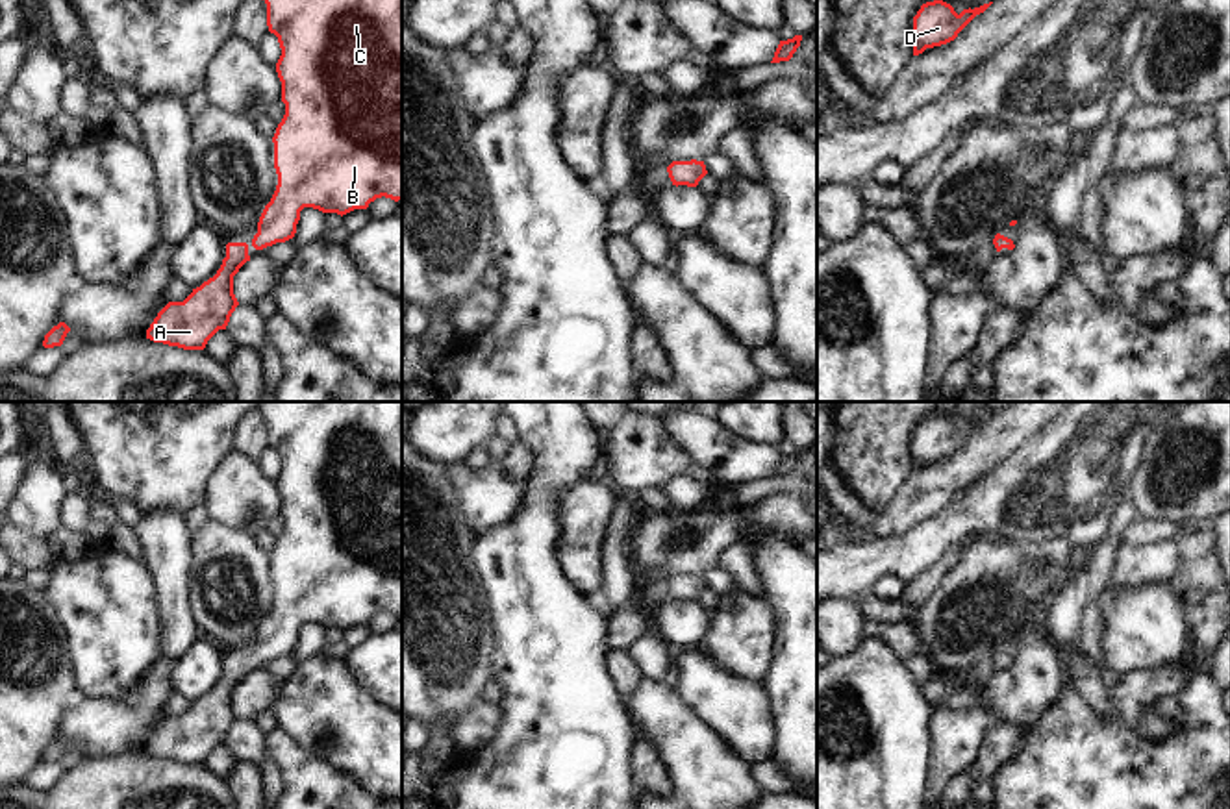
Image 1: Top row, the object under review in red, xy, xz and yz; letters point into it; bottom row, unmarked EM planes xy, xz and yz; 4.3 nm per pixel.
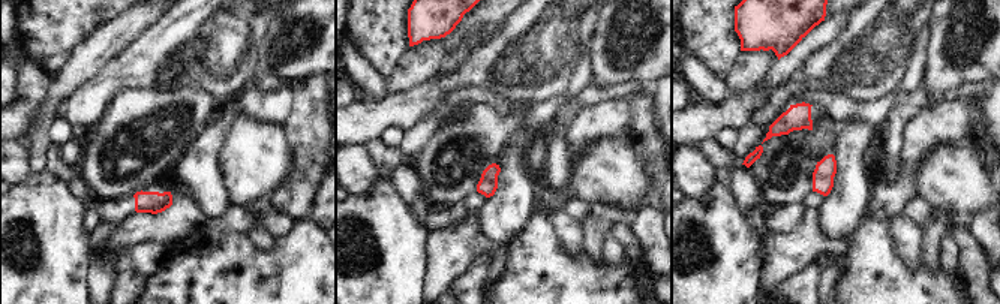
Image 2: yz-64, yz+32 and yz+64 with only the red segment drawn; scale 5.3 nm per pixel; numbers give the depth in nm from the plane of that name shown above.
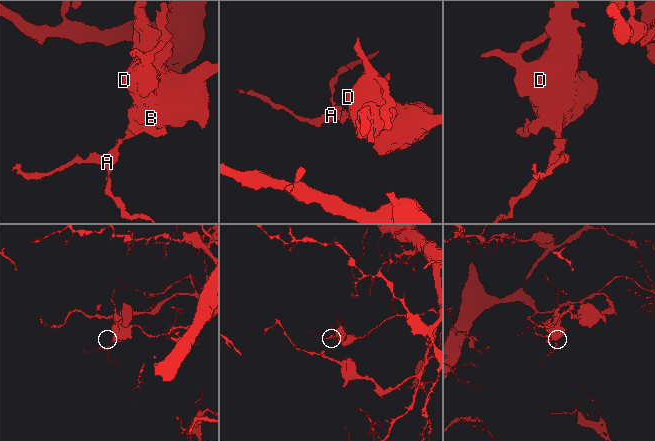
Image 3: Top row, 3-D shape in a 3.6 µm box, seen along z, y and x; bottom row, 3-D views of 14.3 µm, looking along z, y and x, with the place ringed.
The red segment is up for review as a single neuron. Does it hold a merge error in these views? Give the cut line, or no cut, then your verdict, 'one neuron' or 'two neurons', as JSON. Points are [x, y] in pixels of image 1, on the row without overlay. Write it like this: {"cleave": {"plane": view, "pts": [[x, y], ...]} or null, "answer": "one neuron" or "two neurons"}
{"cleave": null, "answer": "one neuron"}

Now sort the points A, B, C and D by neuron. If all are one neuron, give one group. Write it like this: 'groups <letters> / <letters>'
groups A B C D

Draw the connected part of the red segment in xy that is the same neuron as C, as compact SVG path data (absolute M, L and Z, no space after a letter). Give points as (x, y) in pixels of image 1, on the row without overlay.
M261 402L257 411L267 418L269 446L278 452L282 463L276 487L282 496L282 517L285 518L285 529L272 552L278 600L259 631L257 648L252 653L252 661L263 665L295 652L304 622L343 631L354 624L367 624L370 616L382 611L395 616L402 615L402 402Z

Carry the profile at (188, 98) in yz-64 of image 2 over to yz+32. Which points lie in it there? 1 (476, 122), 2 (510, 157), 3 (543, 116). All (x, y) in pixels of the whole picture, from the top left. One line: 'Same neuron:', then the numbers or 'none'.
Same neuron: 1

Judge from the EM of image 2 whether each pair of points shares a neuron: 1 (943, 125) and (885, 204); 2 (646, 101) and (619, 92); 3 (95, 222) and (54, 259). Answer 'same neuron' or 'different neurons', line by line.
1: same neuron
2: different neurons
3: different neurons

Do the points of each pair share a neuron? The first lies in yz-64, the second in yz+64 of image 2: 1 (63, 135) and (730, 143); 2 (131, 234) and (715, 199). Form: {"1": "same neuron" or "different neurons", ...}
{"1": "same neuron", "2": "different neurons"}

